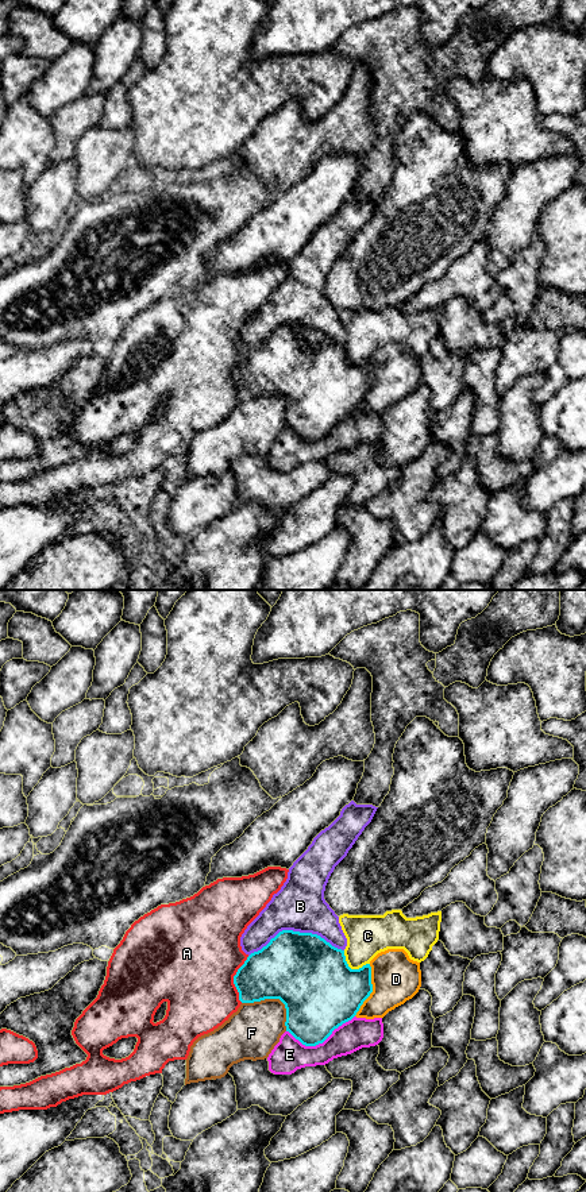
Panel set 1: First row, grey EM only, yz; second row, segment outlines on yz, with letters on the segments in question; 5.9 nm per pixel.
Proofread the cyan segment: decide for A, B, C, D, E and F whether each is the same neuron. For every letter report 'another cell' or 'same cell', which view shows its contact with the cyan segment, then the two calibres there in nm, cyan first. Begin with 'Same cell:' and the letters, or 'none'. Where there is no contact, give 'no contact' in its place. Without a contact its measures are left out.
Same cell: none
A: another cell | yz | 320/480 nm
B: another cell | yz | 440/300 nm
C: another cell | yz | 460/240 nm
D: another cell | yz | 380/280 nm
E: another cell | yz | 400/200 nm
F: another cell | yz | 460/320 nm

